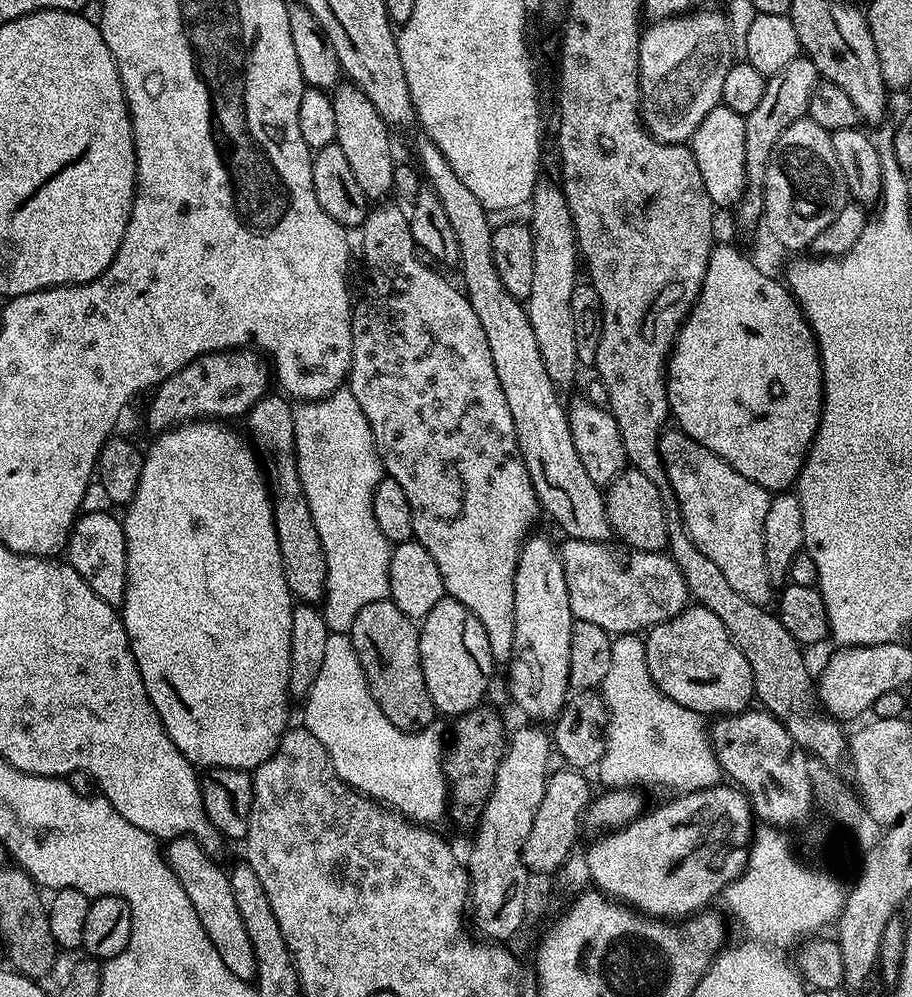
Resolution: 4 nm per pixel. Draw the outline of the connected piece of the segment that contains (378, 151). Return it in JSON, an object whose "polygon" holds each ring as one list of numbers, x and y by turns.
{"polygon":[[344,82,331,93,334,102,334,122,338,126,336,131,336,145,346,154,350,167,358,186,362,186,362,194,366,194,369,201,380,202,385,199,387,192,393,191,392,179,397,161,392,160,392,140,388,137,390,125,384,121,382,114,374,110,374,102,362,94,362,90,351,82]]}

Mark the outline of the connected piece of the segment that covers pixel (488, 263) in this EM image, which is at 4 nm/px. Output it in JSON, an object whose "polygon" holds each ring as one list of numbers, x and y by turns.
{"polygon":[[421,138,416,144,416,156,420,159,427,185,435,192,446,210,446,218,450,218,450,226,458,238,460,258,459,267,464,267,463,291,466,293,474,314,478,314,478,322,482,322,482,331,486,334,486,342,490,342,490,358,494,358,494,370,498,374,498,382,502,382,502,394,506,394,506,406,510,406,510,418,514,418,516,431,516,447,520,450,520,457,524,459,526,470,530,474,530,482,540,499,541,509,552,515,552,520,565,533,565,537,573,540,607,541,613,535,611,524,608,523,608,511,604,505,605,493,601,485,590,479,586,469,582,467,582,458,578,458,578,450,574,450,574,438,570,434,566,404,560,401,558,387,546,372,546,365,542,360,542,351,538,348,538,341,534,336,534,329,530,324,527,307,515,296,508,293,508,288,502,282,500,271,494,266,492,253,493,225,488,224,489,213,474,198,470,191,454,174,450,162,442,154,442,150,433,140]]}

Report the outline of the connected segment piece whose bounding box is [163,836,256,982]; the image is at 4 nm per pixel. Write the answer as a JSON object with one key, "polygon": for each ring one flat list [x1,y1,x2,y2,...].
{"polygon":[[175,836,173,840,167,841,163,854,170,870,174,870,174,878,182,882,182,890,186,890,190,906,194,906,194,914,198,914,198,922,202,922,206,938,214,942,214,950,218,950,226,970,230,970,234,978,255,981,254,946,250,942,250,934,246,934,242,914,238,914,238,902,234,902,234,890,230,890,228,872,220,869,212,861,215,860,213,853,207,852,192,836]]}

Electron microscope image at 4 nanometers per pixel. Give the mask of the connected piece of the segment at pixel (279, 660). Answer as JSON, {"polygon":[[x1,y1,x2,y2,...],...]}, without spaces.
{"polygon":[[205,418,203,420,194,420,187,424,179,424,176,428,170,428,167,432,159,433,153,439,156,441,149,446,148,452,146,448,144,465,142,466,140,481,138,482,138,490,134,490,134,498,123,509,124,516,122,515,124,537,126,538,126,570,128,571,128,585,124,591,124,603,122,605,122,619,124,629,128,635,128,645,134,654,134,662,138,666,138,670,142,674,142,682,146,686,146,694,150,698,154,710,162,718,162,726,166,730,166,734,170,734,174,746,178,746,178,750,182,750,182,754,186,759,200,770,206,768,243,768,245,770,255,770,262,766,262,762,266,762,275,754,278,742,290,727,290,721,288,721,288,703,290,703,288,683,290,682,290,618,292,617,294,607,294,597,292,591,288,589,286,574,282,566,282,554,278,546,278,534,276,533,276,523,272,513,272,494,269,481,266,479,265,469,262,467,253,445,243,435,240,437,234,429,227,428,224,424,227,423,221,422,216,418]]}

